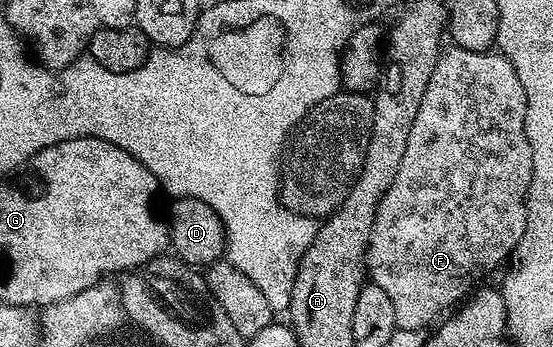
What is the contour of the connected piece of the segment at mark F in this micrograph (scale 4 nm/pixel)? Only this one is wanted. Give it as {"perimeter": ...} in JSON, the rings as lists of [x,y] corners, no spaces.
{"perimeter":[[[454,44],[448,47],[448,50],[446,47],[440,53],[437,64],[433,68],[433,76],[429,76],[429,88],[425,88],[425,96],[421,96],[421,108],[417,112],[417,120],[413,120],[413,129],[409,131],[409,144],[405,148],[405,156],[401,156],[401,168],[397,168],[397,180],[393,180],[389,192],[385,192],[377,208],[373,220],[371,246],[367,249],[366,273],[373,285],[388,294],[389,300],[393,303],[395,325],[400,331],[419,330],[427,325],[430,327],[440,315],[450,311],[456,304],[462,303],[472,293],[471,285],[482,274],[489,273],[502,258],[510,259],[516,253],[527,223],[527,193],[533,176],[533,152],[529,148],[529,140],[525,132],[525,112],[527,111],[525,88],[513,64],[509,64],[509,60],[502,54],[469,52]]]}

